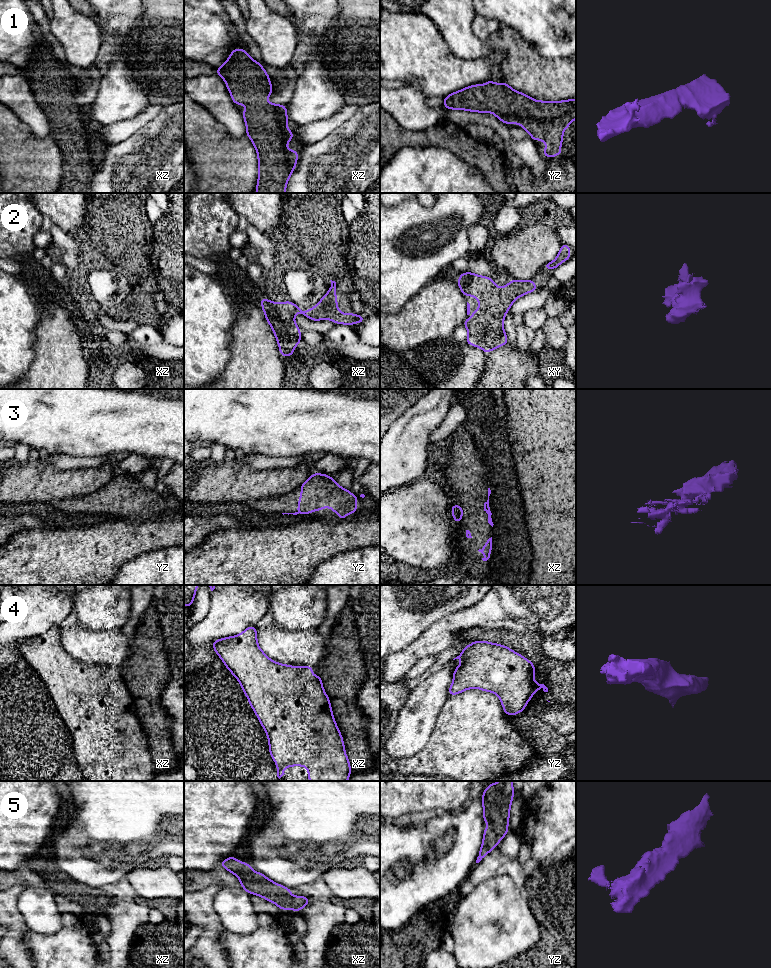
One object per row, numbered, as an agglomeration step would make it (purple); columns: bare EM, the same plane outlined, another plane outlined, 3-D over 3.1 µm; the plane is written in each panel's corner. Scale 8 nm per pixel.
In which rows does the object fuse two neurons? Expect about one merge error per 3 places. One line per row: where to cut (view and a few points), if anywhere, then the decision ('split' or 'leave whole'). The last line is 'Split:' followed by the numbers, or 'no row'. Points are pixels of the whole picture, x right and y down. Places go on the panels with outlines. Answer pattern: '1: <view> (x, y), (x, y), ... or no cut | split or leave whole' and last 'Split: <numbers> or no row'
1: no cut | leave whole
2: no cut | leave whole
3: no cut | leave whole
4: no cut | leave whole
5: no cut | leave whole
Split: no row

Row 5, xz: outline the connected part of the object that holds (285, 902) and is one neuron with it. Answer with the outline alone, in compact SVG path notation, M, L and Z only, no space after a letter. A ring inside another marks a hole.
M233 856L222 861L219 866L236 875L247 893L264 897L282 910L300 912L311 901L305 896L291 896L291 888L275 883L260 872L254 872L248 863L240 862Z

